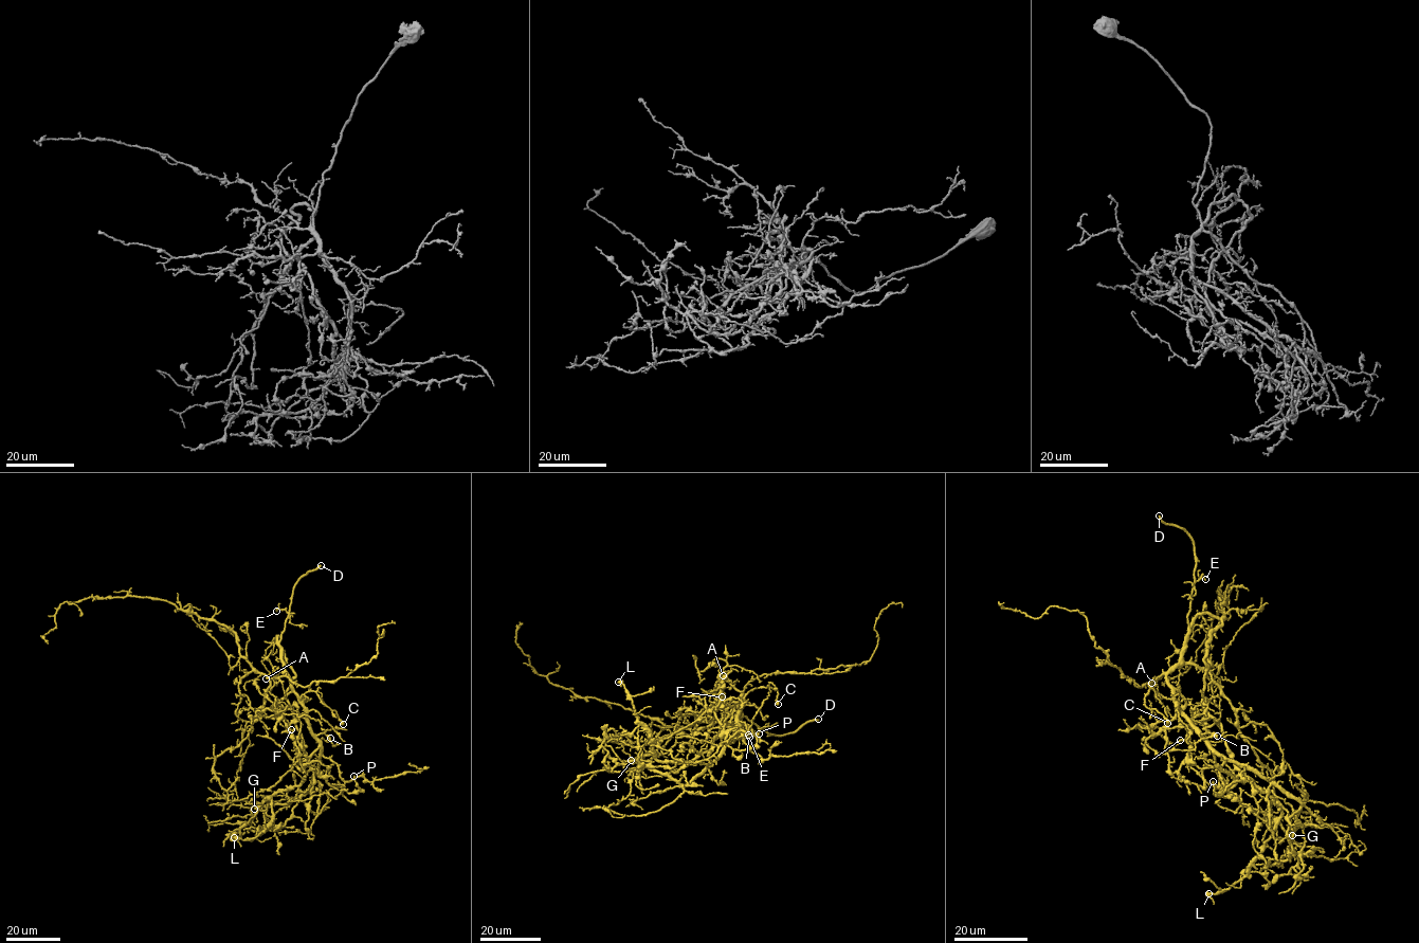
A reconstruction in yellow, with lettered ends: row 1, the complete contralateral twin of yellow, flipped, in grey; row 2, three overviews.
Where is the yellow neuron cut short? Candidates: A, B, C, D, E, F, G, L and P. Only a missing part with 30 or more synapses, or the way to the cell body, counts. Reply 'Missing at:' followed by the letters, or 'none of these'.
Missing at: A, D

